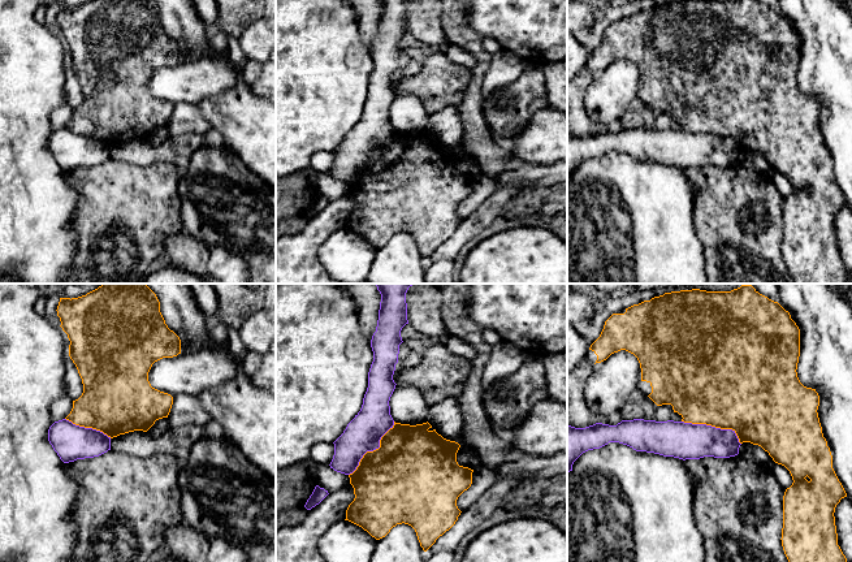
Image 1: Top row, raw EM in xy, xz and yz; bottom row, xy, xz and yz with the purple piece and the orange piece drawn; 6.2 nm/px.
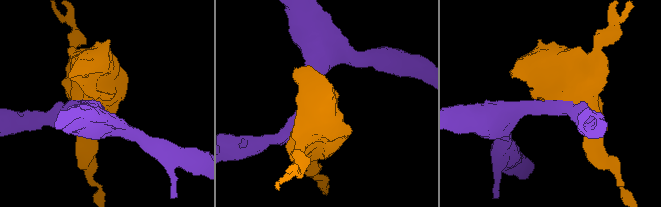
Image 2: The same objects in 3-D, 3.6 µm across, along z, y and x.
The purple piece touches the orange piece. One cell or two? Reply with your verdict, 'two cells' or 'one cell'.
two cells

